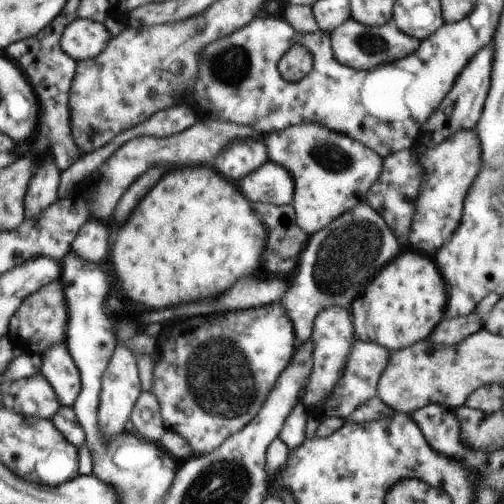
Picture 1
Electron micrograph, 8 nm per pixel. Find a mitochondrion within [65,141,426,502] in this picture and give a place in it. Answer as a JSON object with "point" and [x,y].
{"point":[218,379]}

